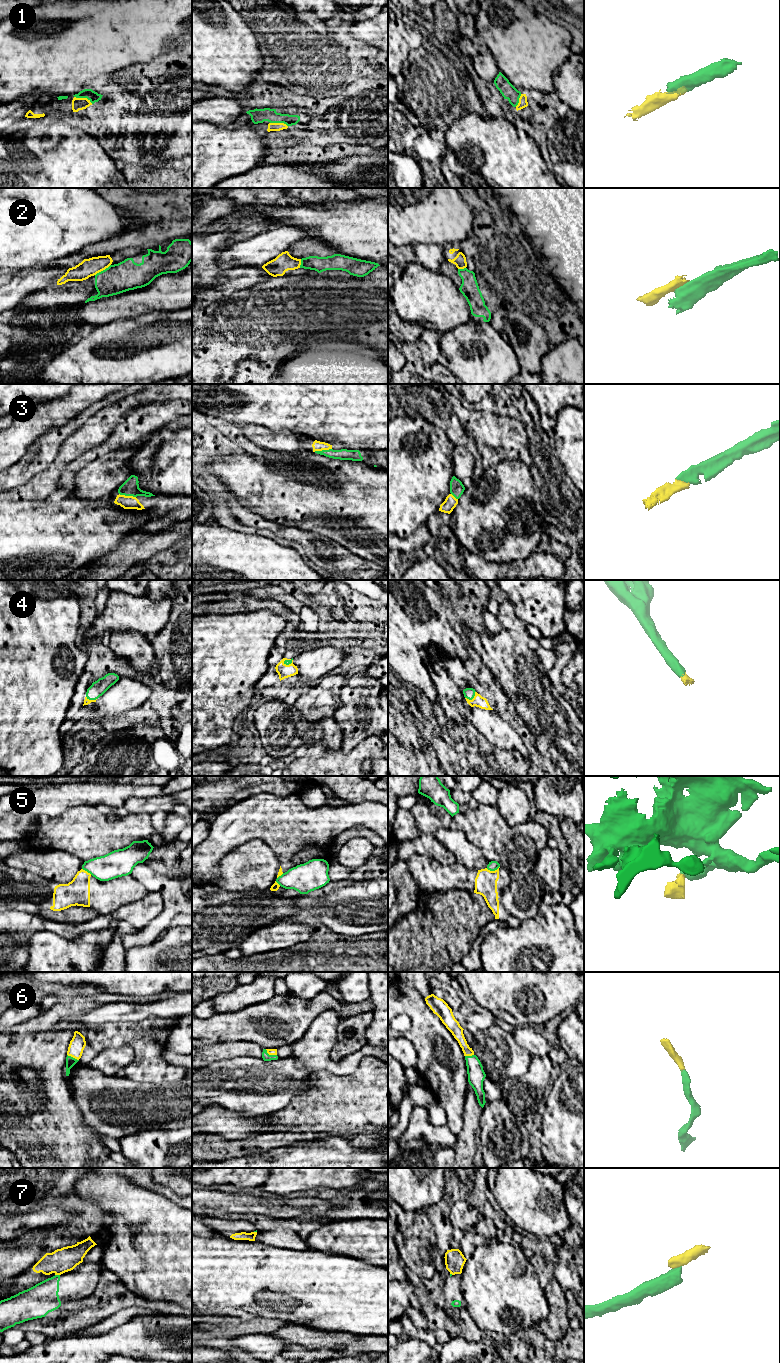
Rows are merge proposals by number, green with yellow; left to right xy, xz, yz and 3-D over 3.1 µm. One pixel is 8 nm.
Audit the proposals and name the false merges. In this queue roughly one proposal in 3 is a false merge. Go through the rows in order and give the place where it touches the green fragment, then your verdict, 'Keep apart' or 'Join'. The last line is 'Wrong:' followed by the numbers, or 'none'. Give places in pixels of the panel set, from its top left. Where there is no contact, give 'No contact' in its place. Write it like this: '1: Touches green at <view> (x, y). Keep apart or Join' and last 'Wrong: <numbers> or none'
1: Touches green at xy (83, 97). Join
2: Touches green at xy (103, 270). Keep apart
3: Touches green at xz (322, 450). Join
4: Touches green at yz (472, 698). Join
5: Touches green at yz (492, 870). Keep apart
6: Touches green at xy (72, 1057). Join
7: Touches green at xy (57, 1275). Keep apart
Wrong: 2, 5, 7

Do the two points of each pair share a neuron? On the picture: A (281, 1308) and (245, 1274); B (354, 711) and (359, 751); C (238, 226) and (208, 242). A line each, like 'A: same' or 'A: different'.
A: same
B: different
C: different

